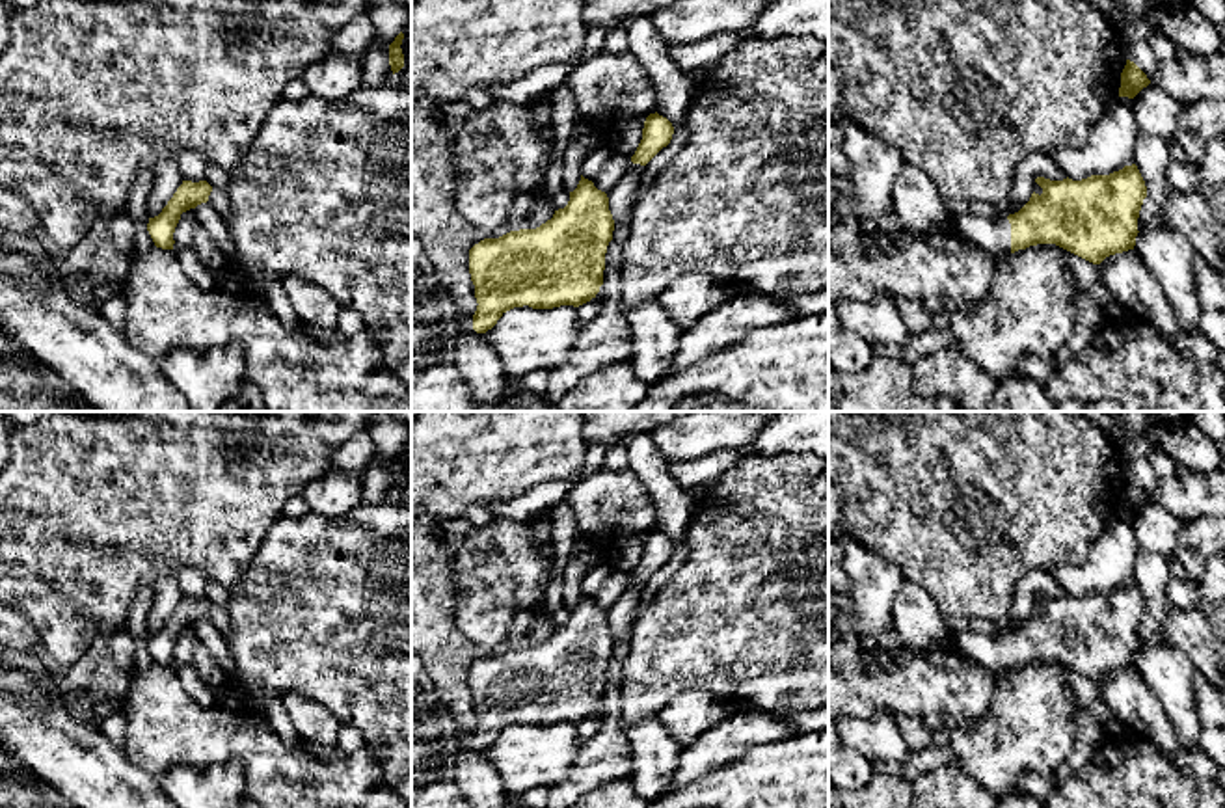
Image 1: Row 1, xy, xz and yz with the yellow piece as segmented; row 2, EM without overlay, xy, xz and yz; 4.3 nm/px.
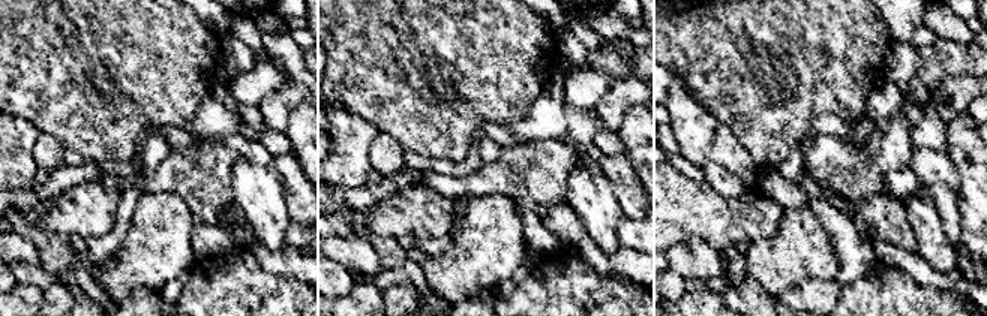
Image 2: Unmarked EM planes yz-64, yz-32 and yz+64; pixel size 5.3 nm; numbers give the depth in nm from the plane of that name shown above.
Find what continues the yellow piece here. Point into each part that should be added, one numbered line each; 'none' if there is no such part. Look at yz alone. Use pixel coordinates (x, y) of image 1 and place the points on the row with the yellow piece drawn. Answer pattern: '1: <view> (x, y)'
1: yz (993, 235)

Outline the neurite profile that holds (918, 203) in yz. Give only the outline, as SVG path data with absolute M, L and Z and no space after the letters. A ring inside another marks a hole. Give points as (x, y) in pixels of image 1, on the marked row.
M903 164L892 199L894 212L907 233L933 238L953 229L953 218L944 207L944 194L918 166Z

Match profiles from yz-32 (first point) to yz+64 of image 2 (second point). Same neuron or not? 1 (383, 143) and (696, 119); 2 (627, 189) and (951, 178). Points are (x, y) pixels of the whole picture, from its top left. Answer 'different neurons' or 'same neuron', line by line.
1: different neurons
2: same neuron

